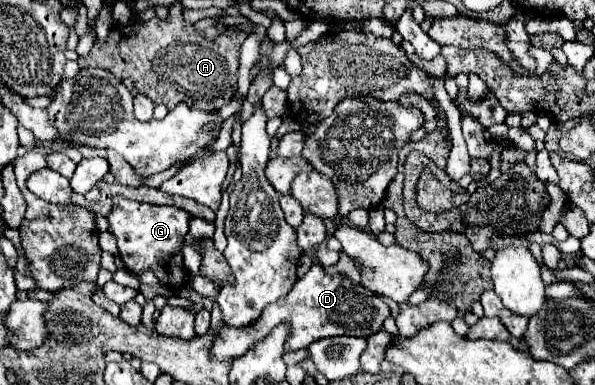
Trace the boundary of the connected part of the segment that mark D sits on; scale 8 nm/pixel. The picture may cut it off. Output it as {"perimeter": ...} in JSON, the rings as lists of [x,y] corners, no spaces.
{"perimeter":[[[314,262],[306,278],[300,278],[296,286],[290,290],[290,294],[280,298],[280,302],[266,306],[264,314],[256,322],[242,328],[224,324],[218,330],[208,354],[210,354],[210,360],[214,362],[236,360],[244,356],[256,342],[266,338],[278,324],[284,324],[284,322],[290,324],[290,334],[286,338],[284,352],[292,352],[292,350],[306,348],[316,338],[330,338],[330,336],[340,336],[340,334],[348,334],[348,336],[374,334],[376,330],[382,330],[384,318],[388,316],[390,316],[390,308],[382,302],[382,296],[366,290],[364,286],[354,286],[350,278],[340,280],[340,274],[328,276],[324,268],[318,262]]]}

